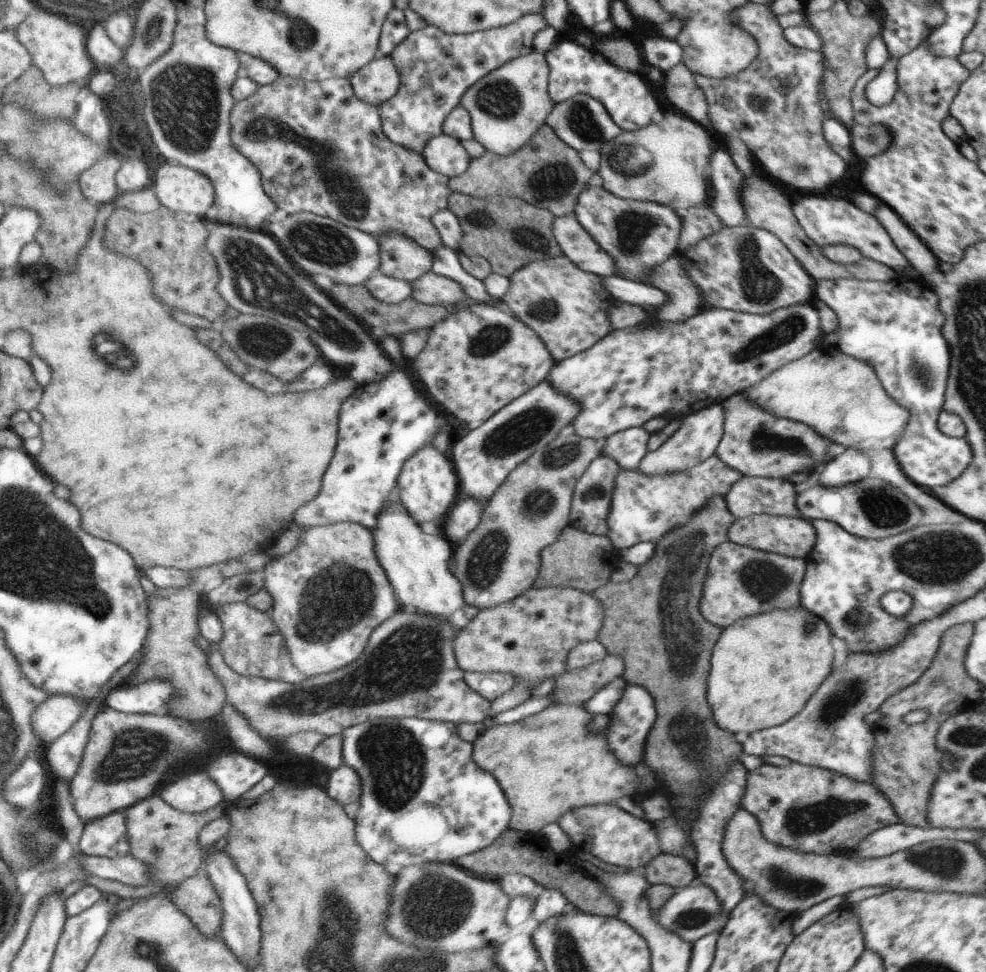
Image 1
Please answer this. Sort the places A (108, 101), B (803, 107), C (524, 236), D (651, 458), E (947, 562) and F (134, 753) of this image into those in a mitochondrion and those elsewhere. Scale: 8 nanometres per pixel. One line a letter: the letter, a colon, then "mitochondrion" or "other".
A: other
B: mitochondrion
C: mitochondrion
D: other
E: mitochondrion
F: mitochondrion

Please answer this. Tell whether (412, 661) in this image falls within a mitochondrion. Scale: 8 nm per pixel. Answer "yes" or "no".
yes

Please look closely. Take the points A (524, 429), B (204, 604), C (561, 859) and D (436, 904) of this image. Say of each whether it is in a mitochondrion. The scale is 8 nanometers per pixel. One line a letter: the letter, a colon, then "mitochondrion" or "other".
A: mitochondrion
B: other
C: other
D: mitochondrion

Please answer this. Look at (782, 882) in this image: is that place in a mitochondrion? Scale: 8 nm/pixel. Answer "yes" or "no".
yes

